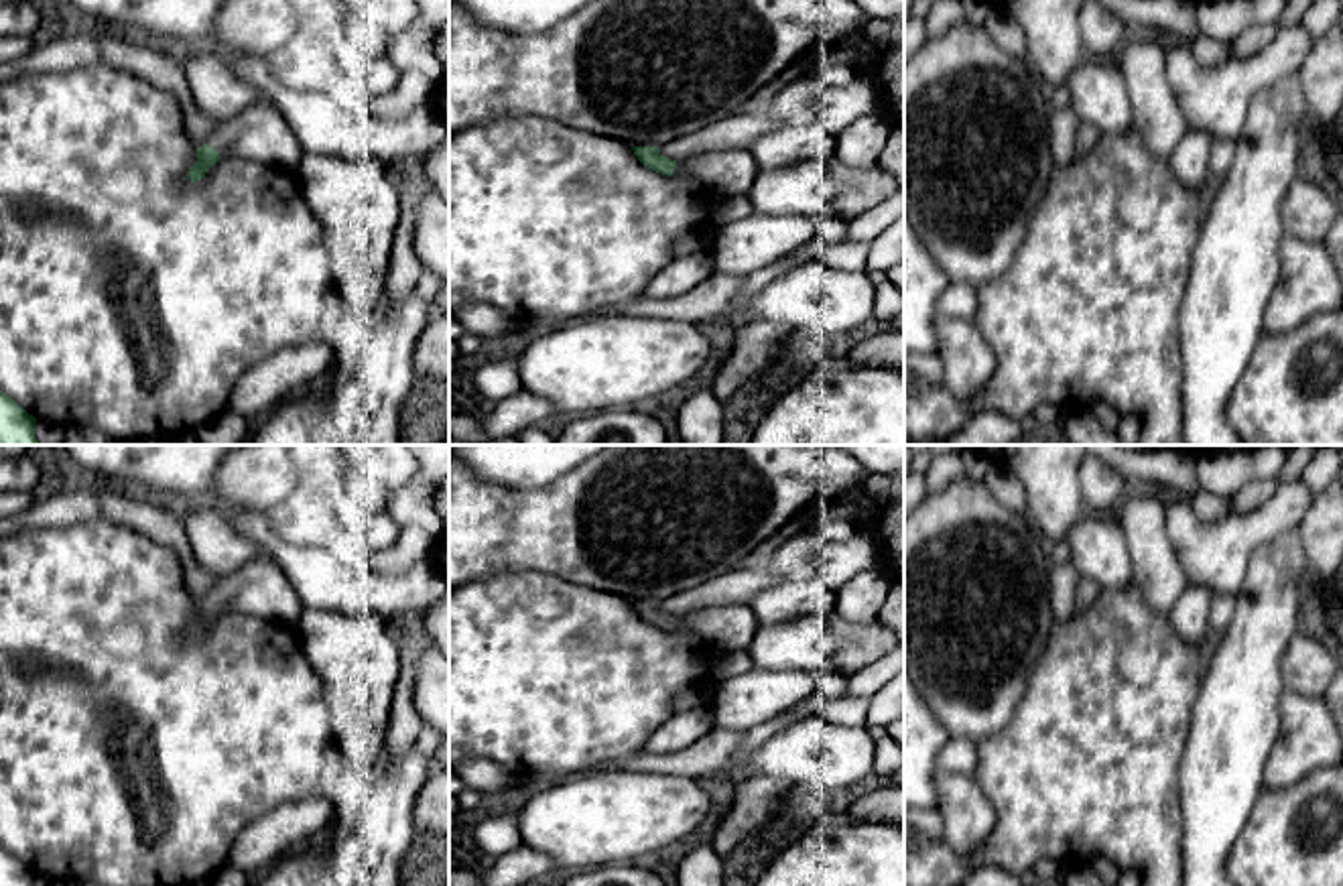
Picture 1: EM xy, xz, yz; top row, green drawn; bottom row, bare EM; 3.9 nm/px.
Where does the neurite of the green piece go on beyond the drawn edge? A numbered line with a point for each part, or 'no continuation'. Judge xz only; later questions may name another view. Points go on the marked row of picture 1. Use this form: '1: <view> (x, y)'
1: xz (732, 171)

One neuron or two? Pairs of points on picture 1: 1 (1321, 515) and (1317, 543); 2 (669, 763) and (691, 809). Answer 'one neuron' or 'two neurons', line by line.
1: one neuron
2: two neurons

